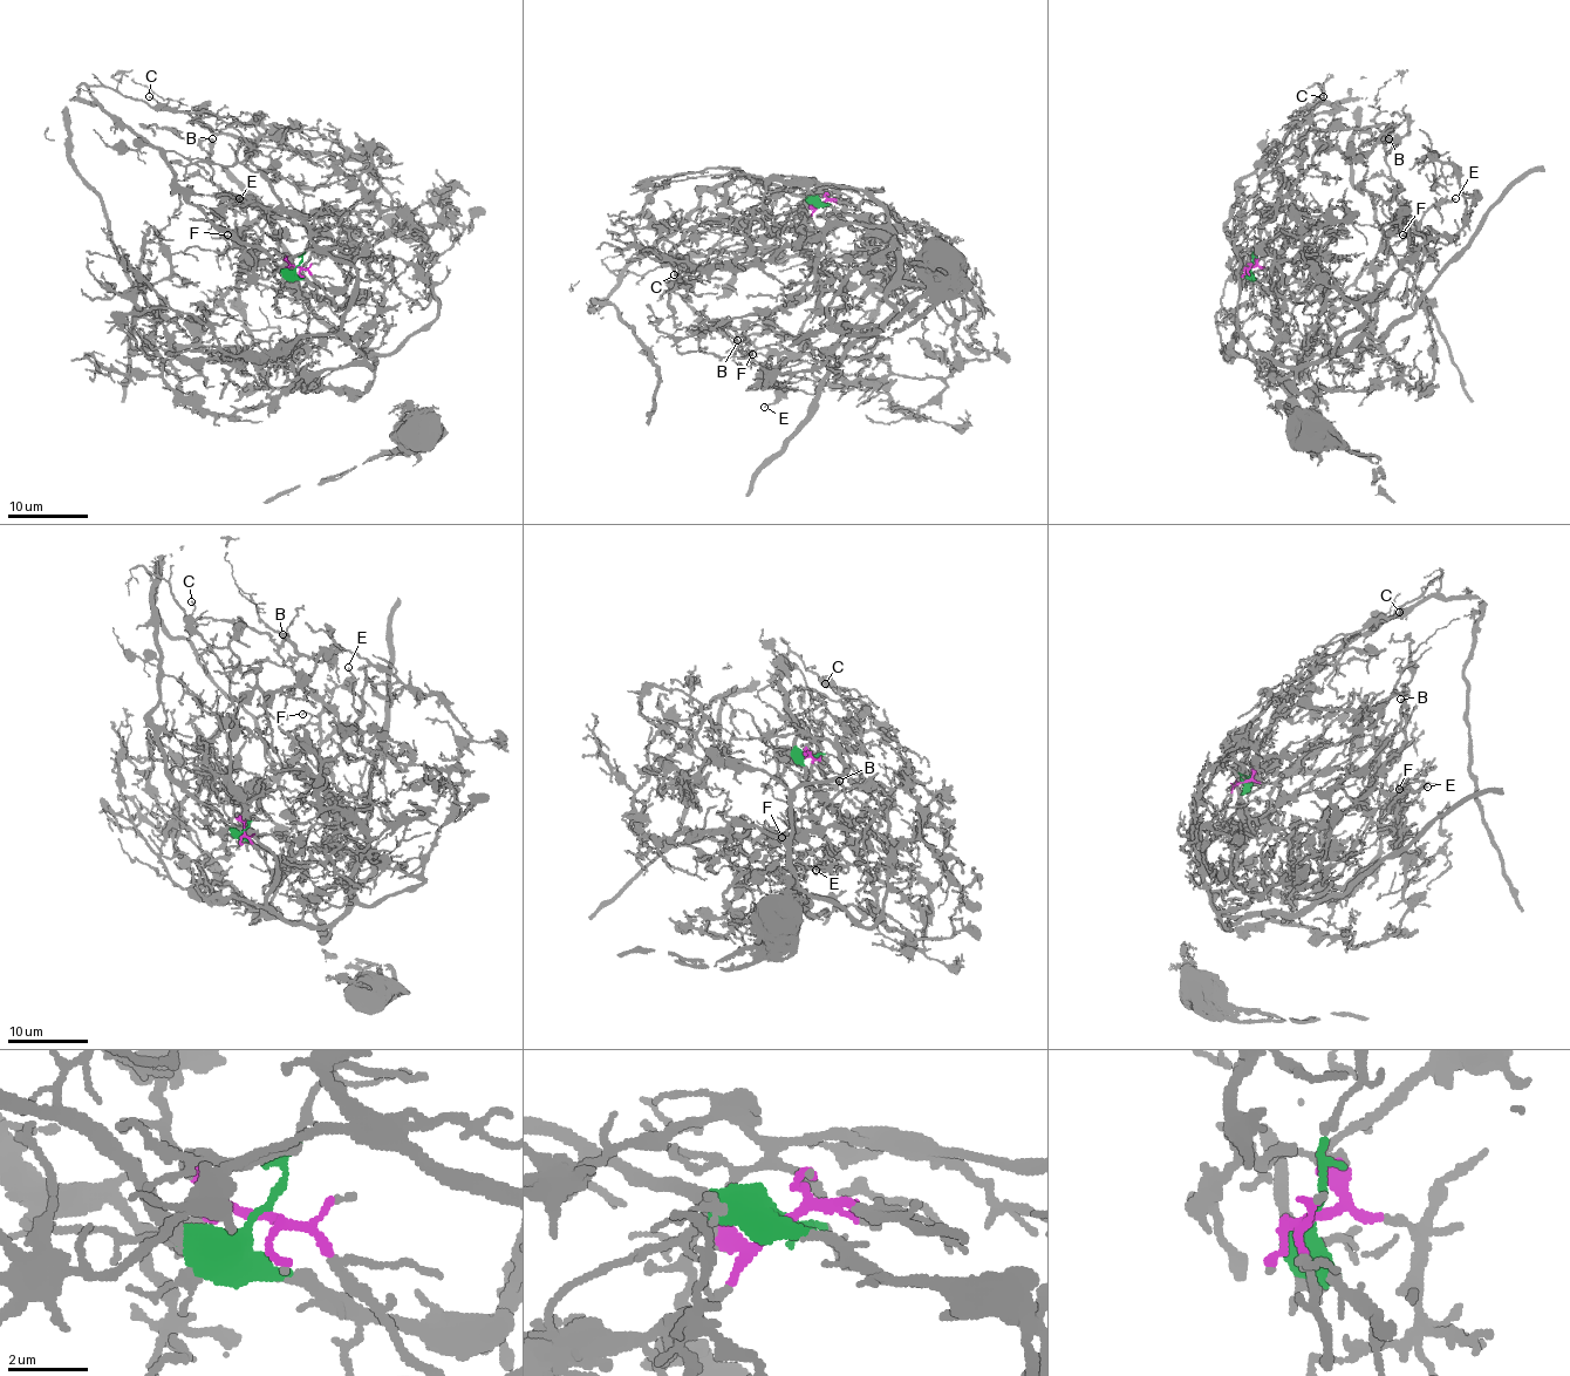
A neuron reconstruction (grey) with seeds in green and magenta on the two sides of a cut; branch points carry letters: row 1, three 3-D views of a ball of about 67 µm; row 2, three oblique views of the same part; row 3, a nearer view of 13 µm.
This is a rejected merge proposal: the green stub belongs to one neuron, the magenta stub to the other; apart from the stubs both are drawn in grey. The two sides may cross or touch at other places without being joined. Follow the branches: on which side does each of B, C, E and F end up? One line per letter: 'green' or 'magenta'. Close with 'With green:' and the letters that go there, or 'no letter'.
B: magenta
C: green
E: magenta
F: magenta
With green: C

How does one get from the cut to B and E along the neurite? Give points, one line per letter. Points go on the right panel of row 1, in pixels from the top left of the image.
B: (1249, 266), (1235, 250), (1237, 332), (1289, 366), (1299, 392), (1424, 386), (1432, 331), (1390, 137)
E: (1249, 266), (1235, 250), (1237, 332), (1289, 366), (1299, 392), (1424, 386), (1433, 356), (1413, 232), (1455, 198)

